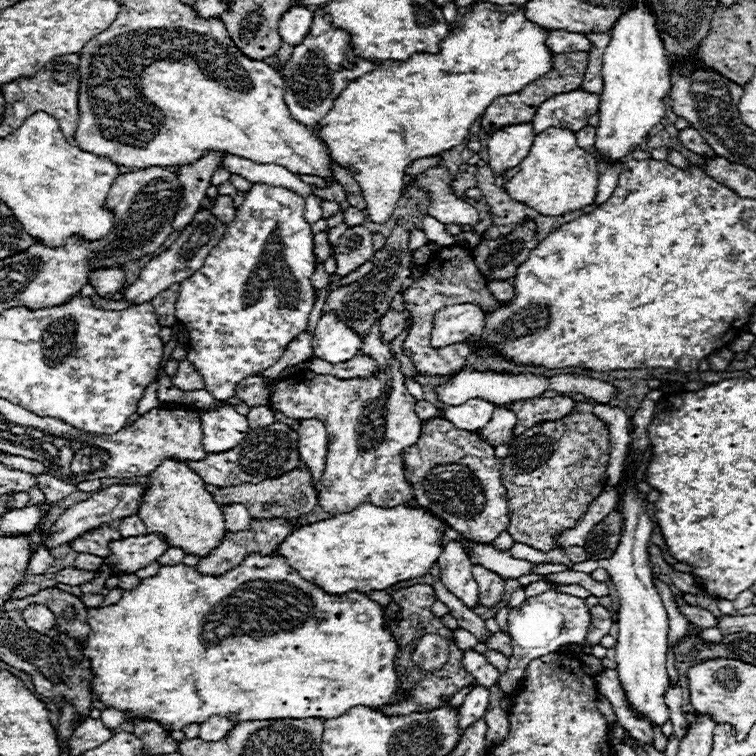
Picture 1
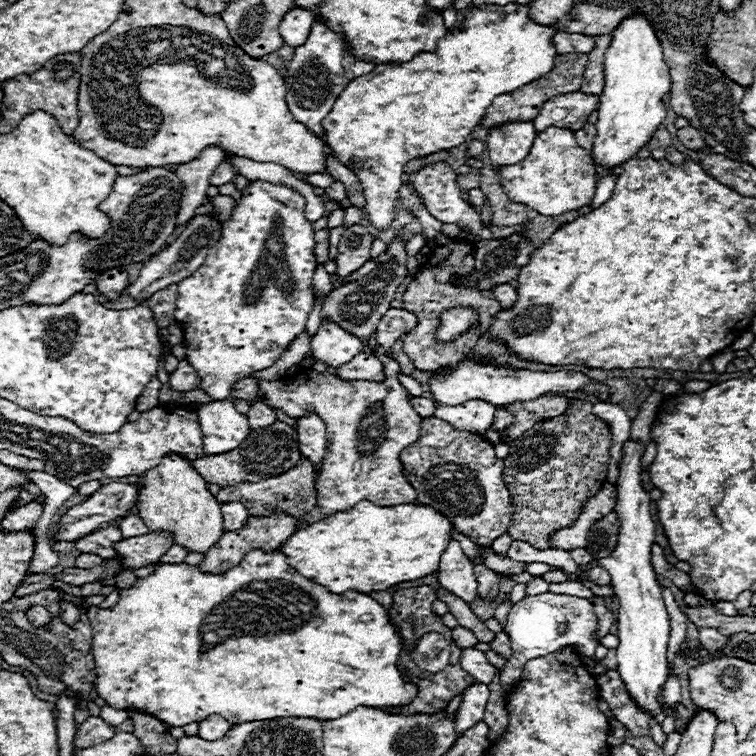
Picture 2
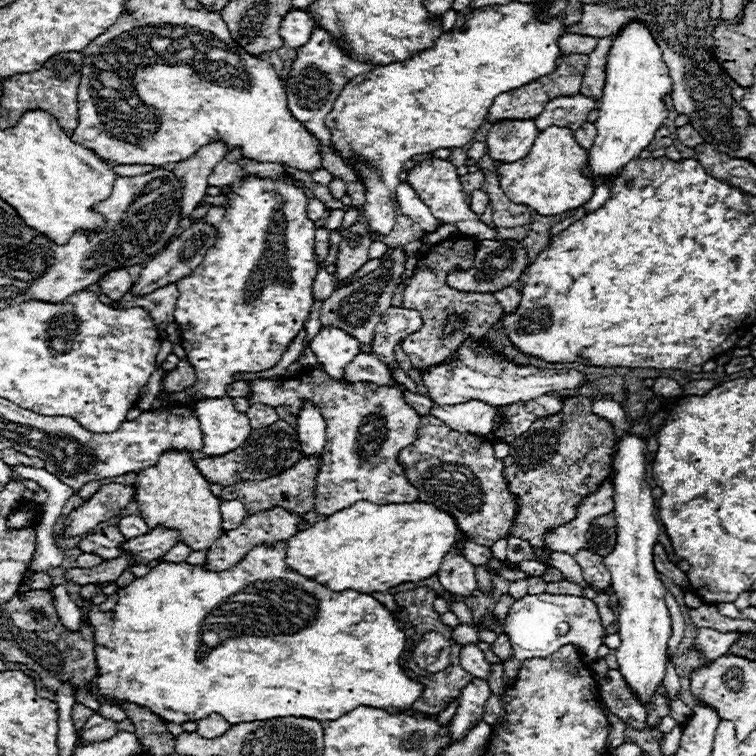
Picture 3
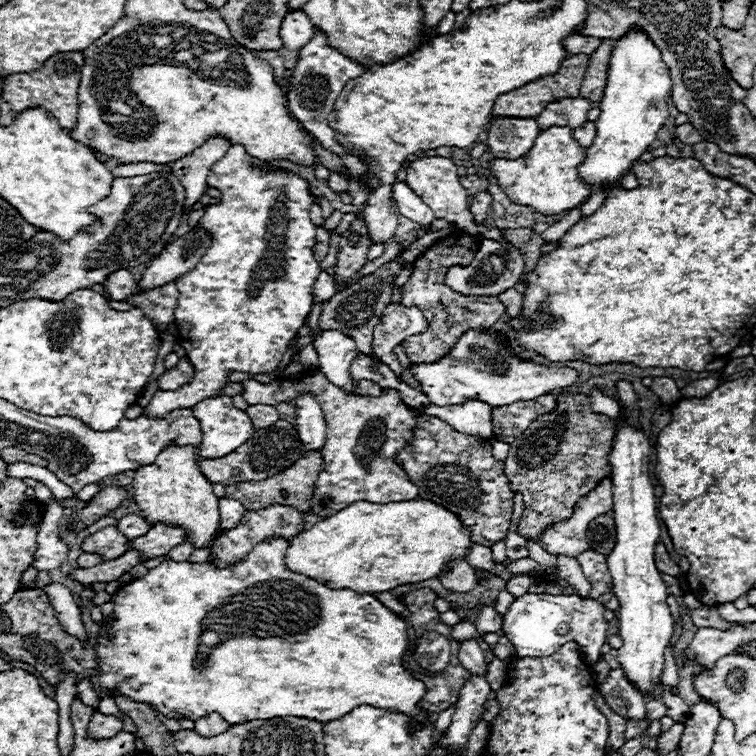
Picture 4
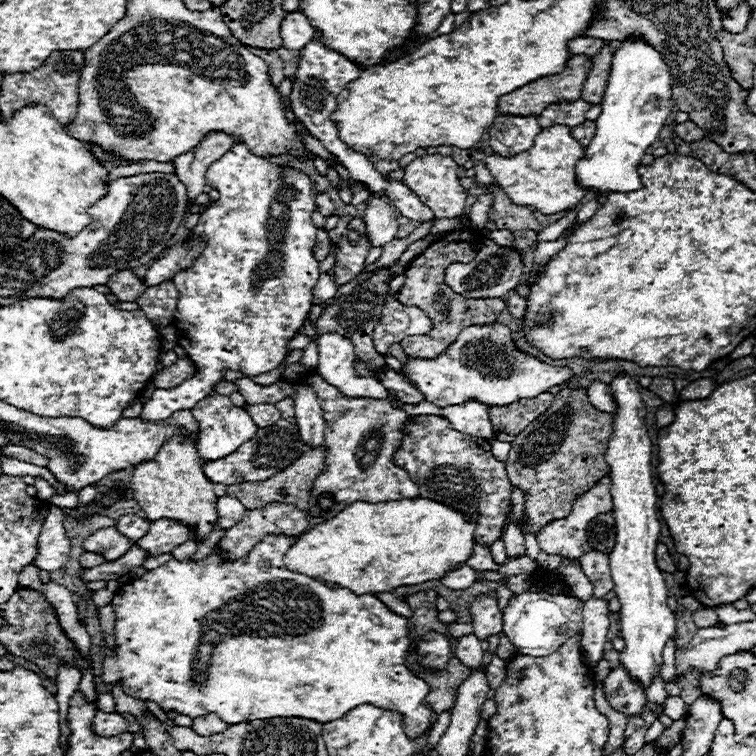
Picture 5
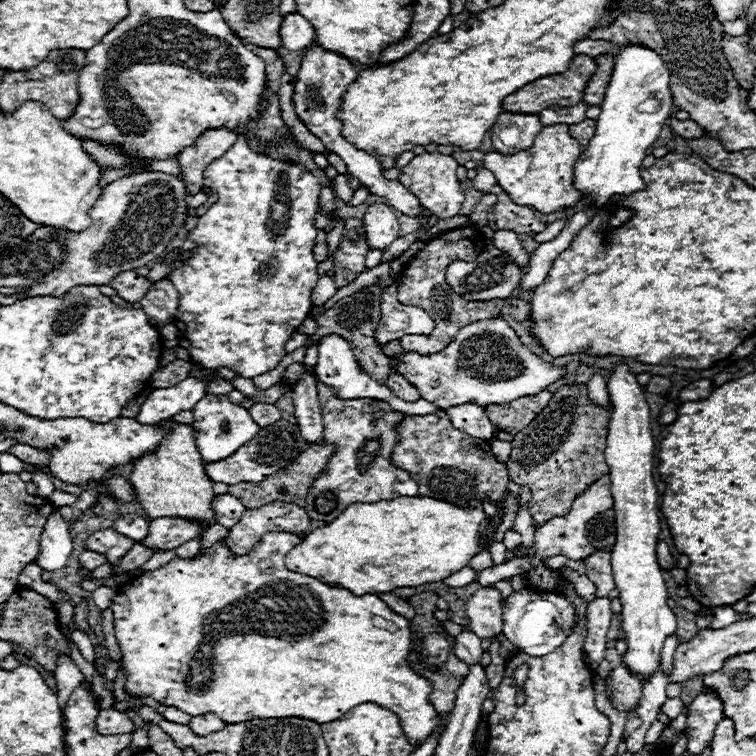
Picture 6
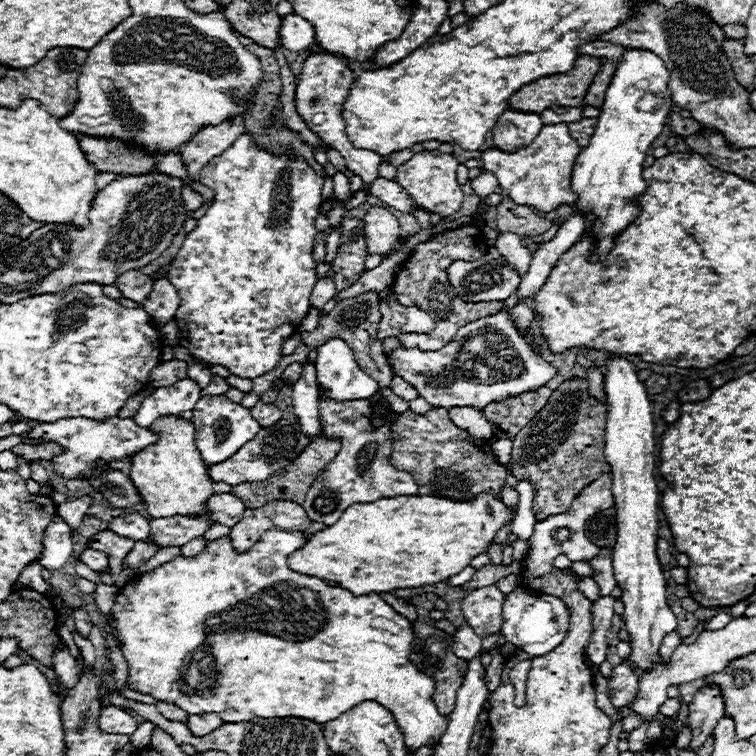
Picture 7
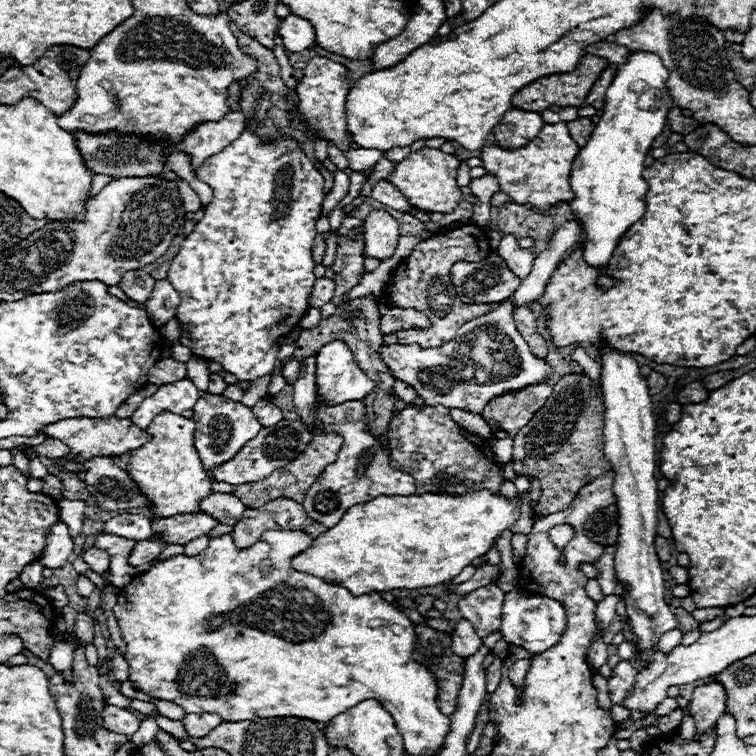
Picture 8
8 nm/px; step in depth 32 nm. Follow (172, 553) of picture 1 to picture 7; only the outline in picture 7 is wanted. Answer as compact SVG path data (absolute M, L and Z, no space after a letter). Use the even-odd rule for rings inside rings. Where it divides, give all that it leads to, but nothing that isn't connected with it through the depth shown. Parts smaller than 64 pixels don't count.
M194 538L194 540L190 540L190 542L186 544L186 546L180 546L180 556L186 556L186 558L192 558L192 556L200 554L200 552L204 550L204 546L206 546L204 538Z

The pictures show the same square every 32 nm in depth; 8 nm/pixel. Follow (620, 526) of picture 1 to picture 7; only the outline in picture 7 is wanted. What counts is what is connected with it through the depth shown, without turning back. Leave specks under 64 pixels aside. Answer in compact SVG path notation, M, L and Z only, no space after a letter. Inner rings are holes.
M614 508L598 512L592 520L588 520L586 536L592 544L596 544L600 548L612 548L616 542L616 512L614 512Z

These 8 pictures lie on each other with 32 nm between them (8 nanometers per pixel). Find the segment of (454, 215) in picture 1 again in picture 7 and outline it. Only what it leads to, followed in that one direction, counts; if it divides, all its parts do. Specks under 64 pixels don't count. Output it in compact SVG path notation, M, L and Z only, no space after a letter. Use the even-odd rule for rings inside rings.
M424 150L420 154L414 154L412 160L408 160L406 164L398 166L398 174L394 180L416 200L420 208L440 214L442 218L448 218L454 212L458 212L464 200L464 192L460 190L460 184L456 180L456 168L458 168L458 160L454 156L442 154L438 150L434 152Z

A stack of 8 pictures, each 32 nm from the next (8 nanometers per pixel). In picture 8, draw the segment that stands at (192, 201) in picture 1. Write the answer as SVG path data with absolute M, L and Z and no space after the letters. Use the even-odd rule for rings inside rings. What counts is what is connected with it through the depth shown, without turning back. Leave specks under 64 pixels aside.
M234 84L230 88L228 102L232 104L232 108L236 108L234 112L224 116L220 122L200 124L184 140L184 144L178 146L182 152L186 152L190 156L192 172L196 172L210 156L222 152L230 142L234 142L242 134L246 118L244 118L242 110L240 110L240 104L238 104L240 102L240 88L238 88L238 84Z

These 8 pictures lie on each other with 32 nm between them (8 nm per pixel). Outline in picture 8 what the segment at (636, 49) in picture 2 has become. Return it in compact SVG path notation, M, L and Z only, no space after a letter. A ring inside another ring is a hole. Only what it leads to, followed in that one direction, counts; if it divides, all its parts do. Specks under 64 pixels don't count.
M630 52L628 62L620 64L612 84L606 90L606 104L600 114L600 122L596 124L588 144L578 152L572 172L570 172L570 186L576 198L570 202L570 208L576 218L582 220L584 230L580 242L586 242L584 260L590 266L606 266L610 260L610 252L616 248L620 236L644 214L644 194L648 192L648 182L642 178L644 158L654 142L654 138L666 126L666 116L674 106L668 90L666 90L668 70L664 68L662 60L652 52Z

